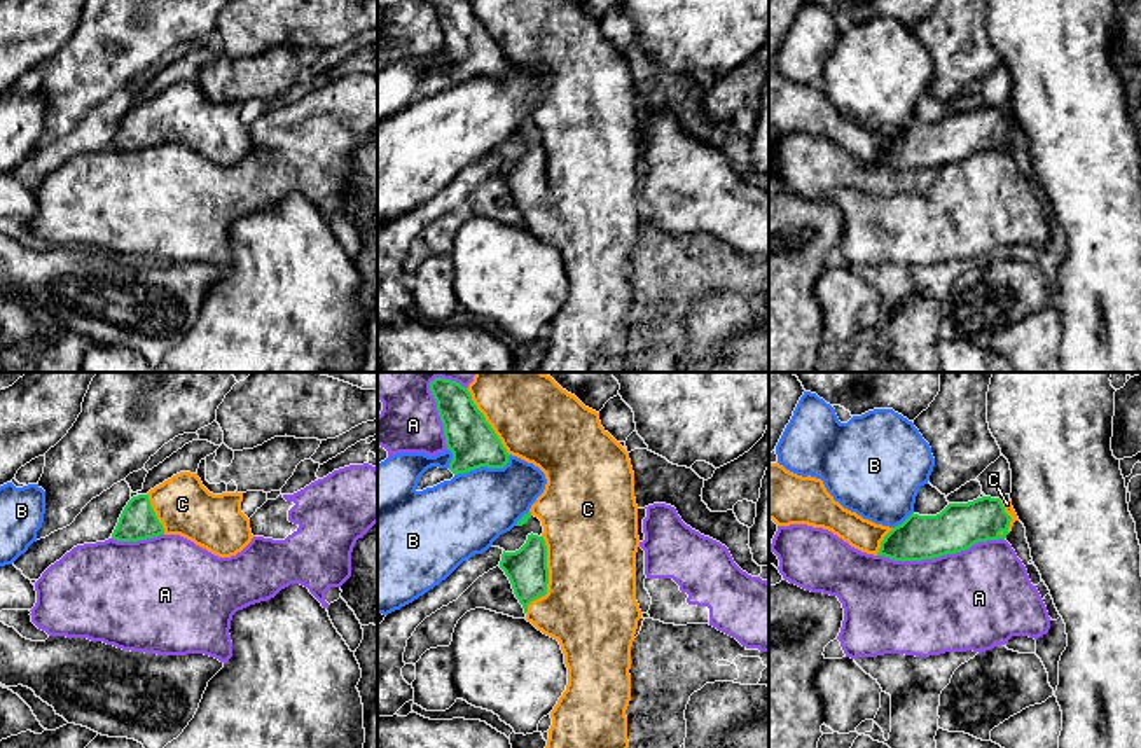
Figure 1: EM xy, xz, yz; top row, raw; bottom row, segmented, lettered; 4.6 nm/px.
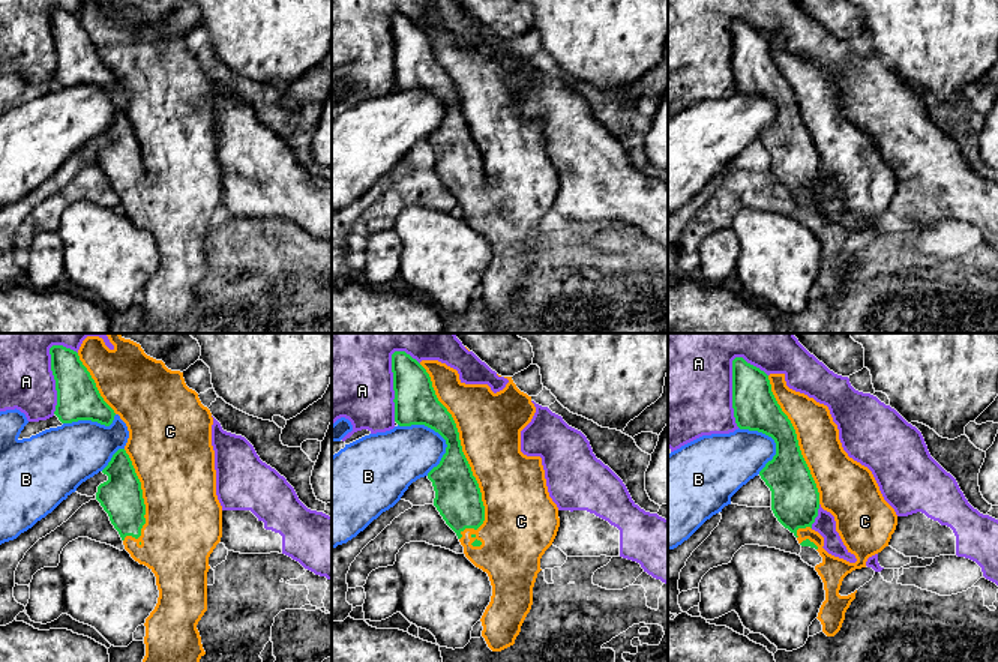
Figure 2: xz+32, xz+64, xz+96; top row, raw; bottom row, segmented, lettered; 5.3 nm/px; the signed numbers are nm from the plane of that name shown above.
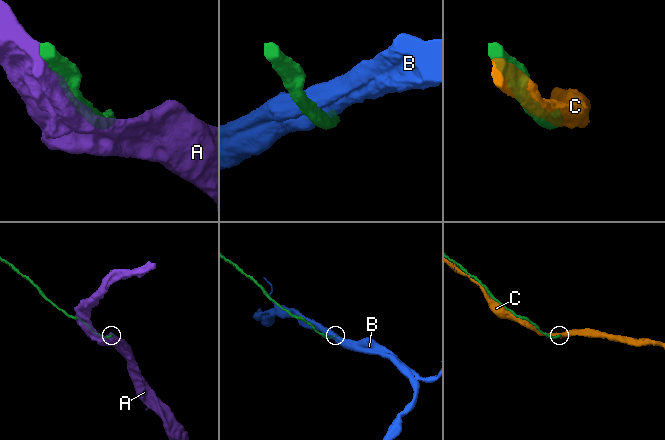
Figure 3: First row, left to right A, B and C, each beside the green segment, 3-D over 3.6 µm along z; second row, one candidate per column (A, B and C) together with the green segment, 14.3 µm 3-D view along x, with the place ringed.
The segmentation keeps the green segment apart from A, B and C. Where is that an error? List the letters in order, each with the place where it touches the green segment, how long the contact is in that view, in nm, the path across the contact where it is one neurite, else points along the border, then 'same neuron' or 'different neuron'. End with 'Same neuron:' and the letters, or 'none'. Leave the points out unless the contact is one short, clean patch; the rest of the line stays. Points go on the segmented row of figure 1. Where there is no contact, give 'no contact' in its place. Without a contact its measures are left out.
A: contact yz (940, 554); length 600 nm; different neuron
B: contact xz (484, 465); length 280 nm; different neuron
C: contact xz (547, 577); length 360 nm; same neuron
Same neuron: C

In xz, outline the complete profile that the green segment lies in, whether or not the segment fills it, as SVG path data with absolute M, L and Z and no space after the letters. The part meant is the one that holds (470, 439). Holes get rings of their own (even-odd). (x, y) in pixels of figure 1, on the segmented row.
M475 372L467 388L435 377L430 391L444 425L446 446L453 453L449 470L454 475L481 467L503 468L512 454L538 467L547 479L543 493L515 524L522 526L535 516L542 521L543 533L528 535L519 551L503 551L500 561L526 620L559 641L568 668L566 690L550 711L545 748L629 748L626 710L631 701L631 647L643 615L636 601L640 537L629 453L601 426L599 412L585 407L543 372Z

